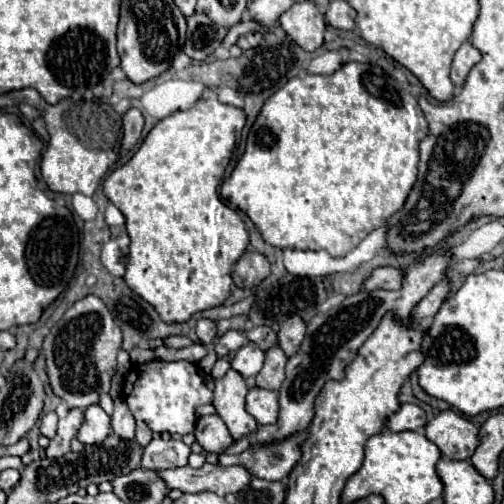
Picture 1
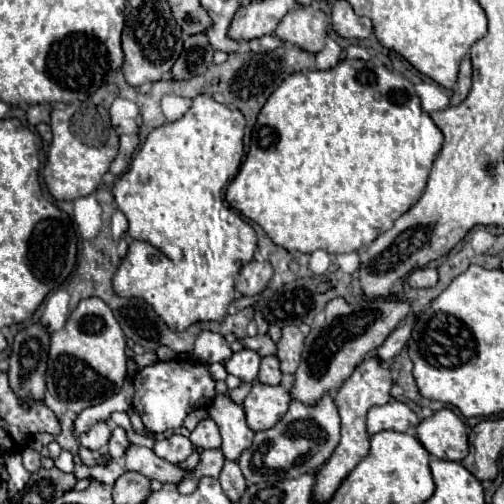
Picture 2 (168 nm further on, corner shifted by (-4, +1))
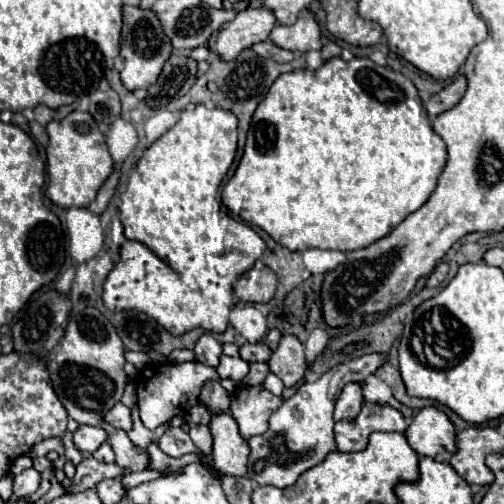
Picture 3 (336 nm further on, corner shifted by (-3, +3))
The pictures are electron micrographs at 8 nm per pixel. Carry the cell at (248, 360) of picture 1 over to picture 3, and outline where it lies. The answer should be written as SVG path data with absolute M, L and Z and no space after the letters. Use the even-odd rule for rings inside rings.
M223 355L217 365L217 373L221 379L231 379L231 381L239 383L239 381L243 381L245 373L249 373L249 363L243 361L241 357L235 359L235 357Z

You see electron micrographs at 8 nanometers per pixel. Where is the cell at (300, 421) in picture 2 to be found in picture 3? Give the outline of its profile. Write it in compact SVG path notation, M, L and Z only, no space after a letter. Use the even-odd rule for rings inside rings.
M363 355L359 359L351 359L347 363L335 365L327 373L323 373L315 383L303 383L297 393L283 401L283 405L271 415L269 429L261 435L249 439L249 465L247 477L255 479L259 485L273 485L285 489L297 481L301 473L311 469L313 465L321 463L327 453L335 451L335 437L333 437L333 407L337 399L337 391L341 391L347 383L363 383L369 375L381 367L385 355Z

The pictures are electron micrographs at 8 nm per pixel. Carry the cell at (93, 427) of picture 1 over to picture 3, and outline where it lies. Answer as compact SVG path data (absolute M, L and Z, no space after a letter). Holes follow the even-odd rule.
M81 425L75 433L73 433L73 441L75 447L81 453L93 453L97 451L107 439L107 433L101 427L91 427L91 425Z

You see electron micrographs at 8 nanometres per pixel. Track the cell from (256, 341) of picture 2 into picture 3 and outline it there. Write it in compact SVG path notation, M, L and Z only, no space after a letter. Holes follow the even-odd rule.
M265 341L245 343L245 345L239 349L239 355L241 355L241 359L247 361L247 363L255 363L255 361L267 363L269 357L271 357L271 349L265 345Z

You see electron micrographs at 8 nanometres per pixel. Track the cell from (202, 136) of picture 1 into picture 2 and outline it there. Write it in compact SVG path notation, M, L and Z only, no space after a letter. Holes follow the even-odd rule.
M198 95L182 119L164 123L150 131L142 149L134 155L126 175L120 175L112 187L118 209L128 219L126 237L130 235L130 239L134 239L130 241L128 255L122 259L114 275L114 289L122 297L142 297L172 331L184 331L196 321L222 321L236 295L234 277L240 267L254 257L254 229L224 203L224 187L230 177L238 173L244 157L244 127L246 119L238 109L216 103L212 95Z

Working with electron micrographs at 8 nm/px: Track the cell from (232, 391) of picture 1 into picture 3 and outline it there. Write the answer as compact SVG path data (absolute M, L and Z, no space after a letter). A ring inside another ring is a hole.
M231 415L213 417L209 423L213 435L213 467L221 475L243 477L247 473L247 455L249 445L239 435L237 423Z

